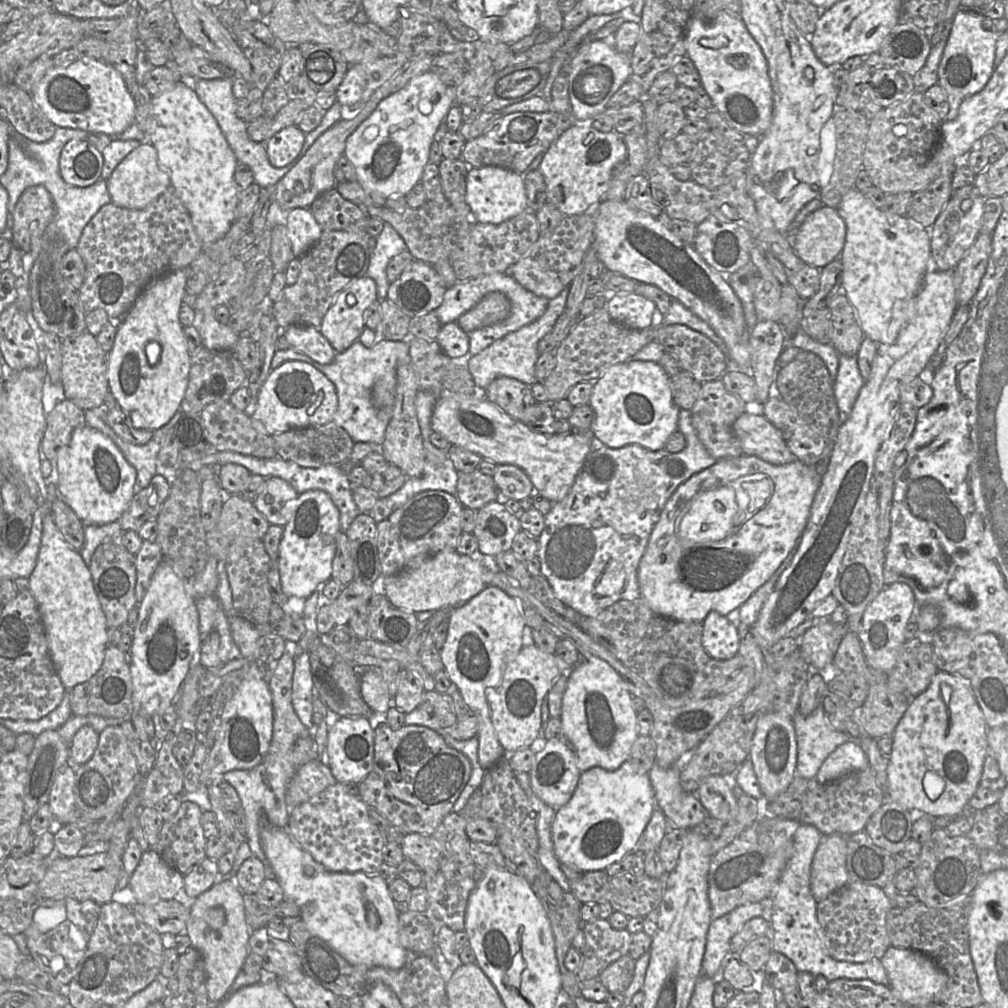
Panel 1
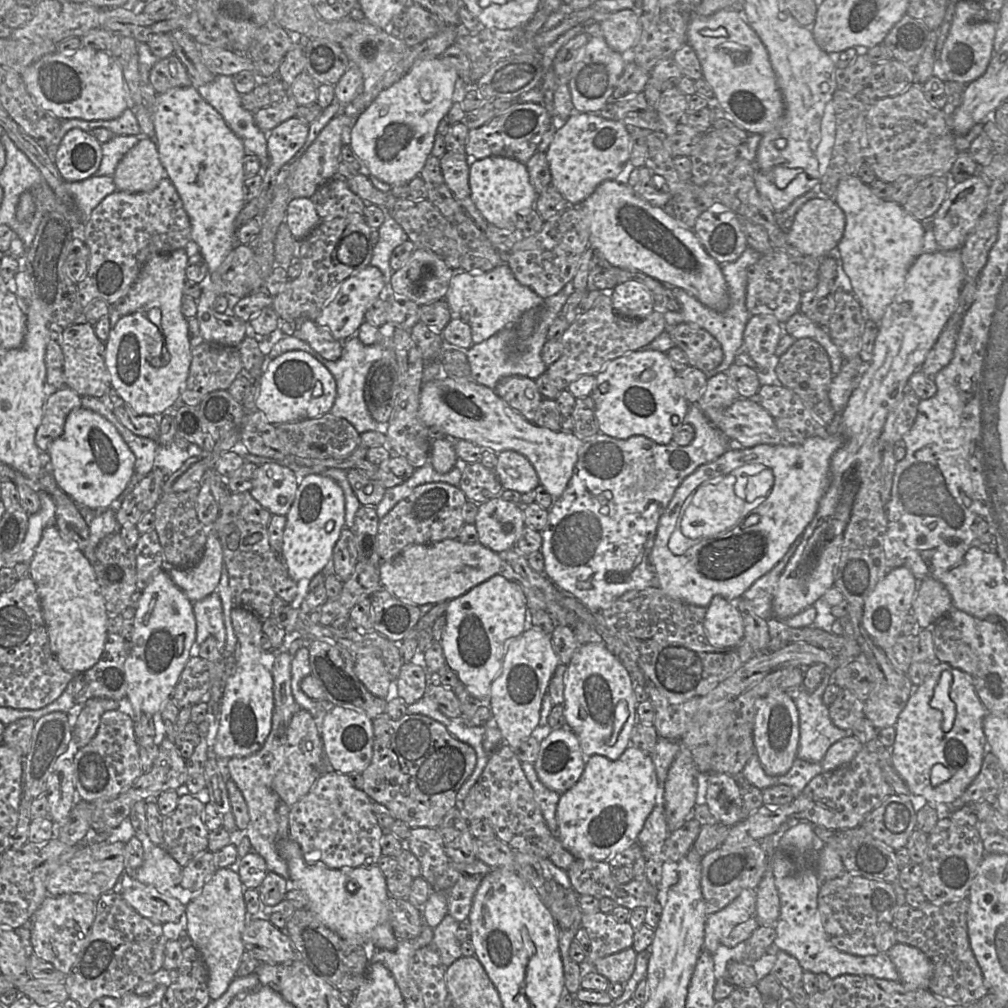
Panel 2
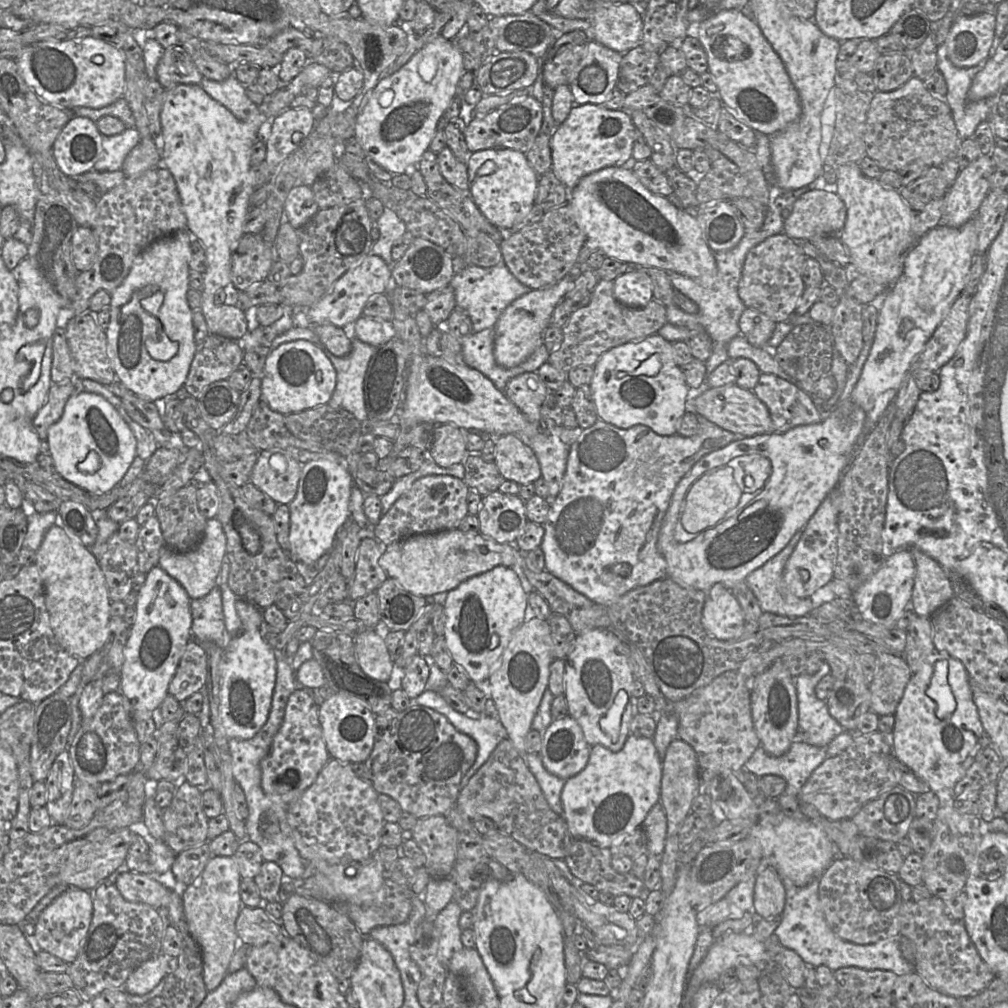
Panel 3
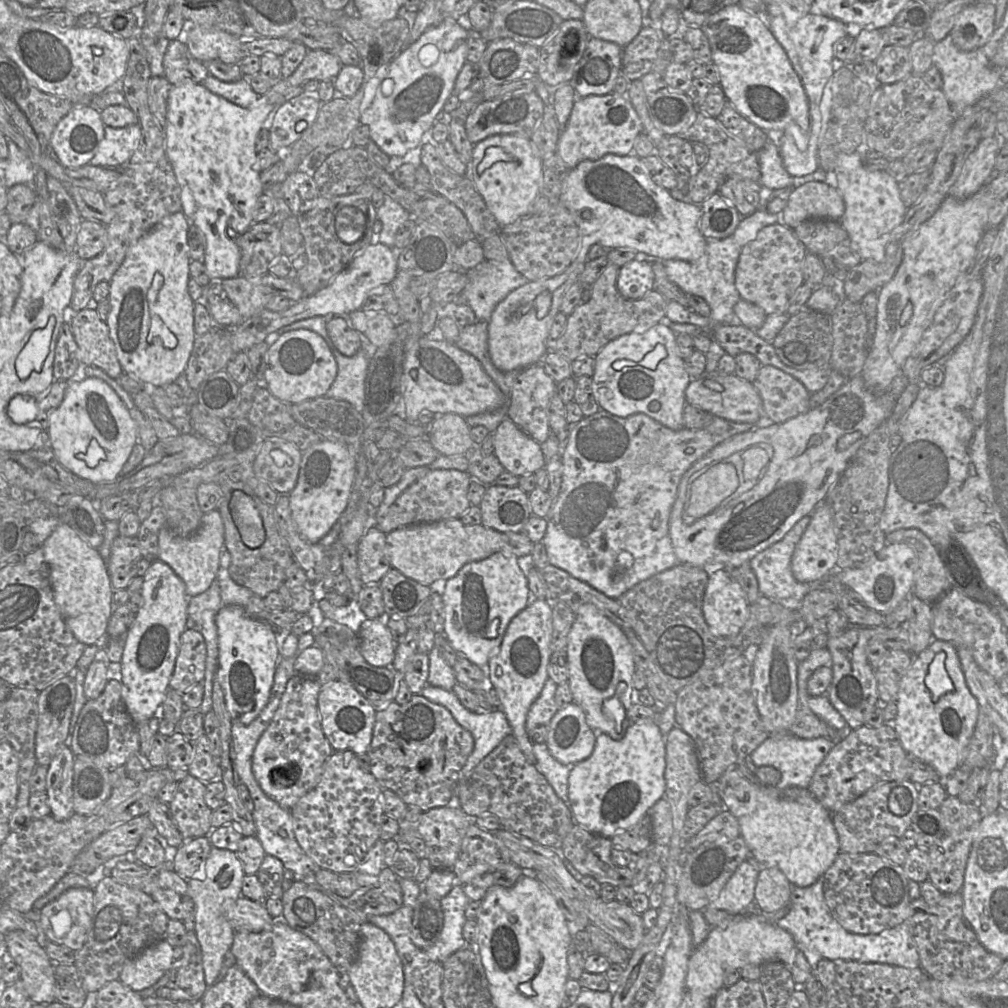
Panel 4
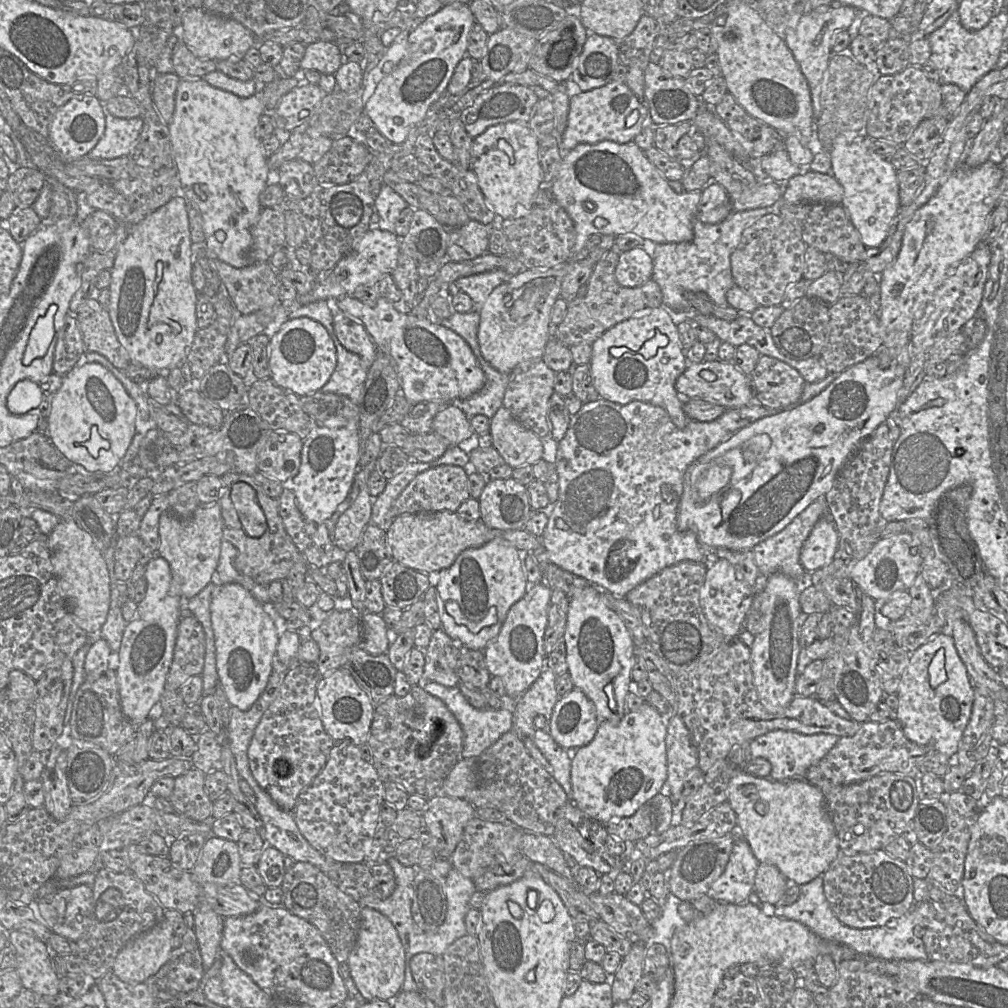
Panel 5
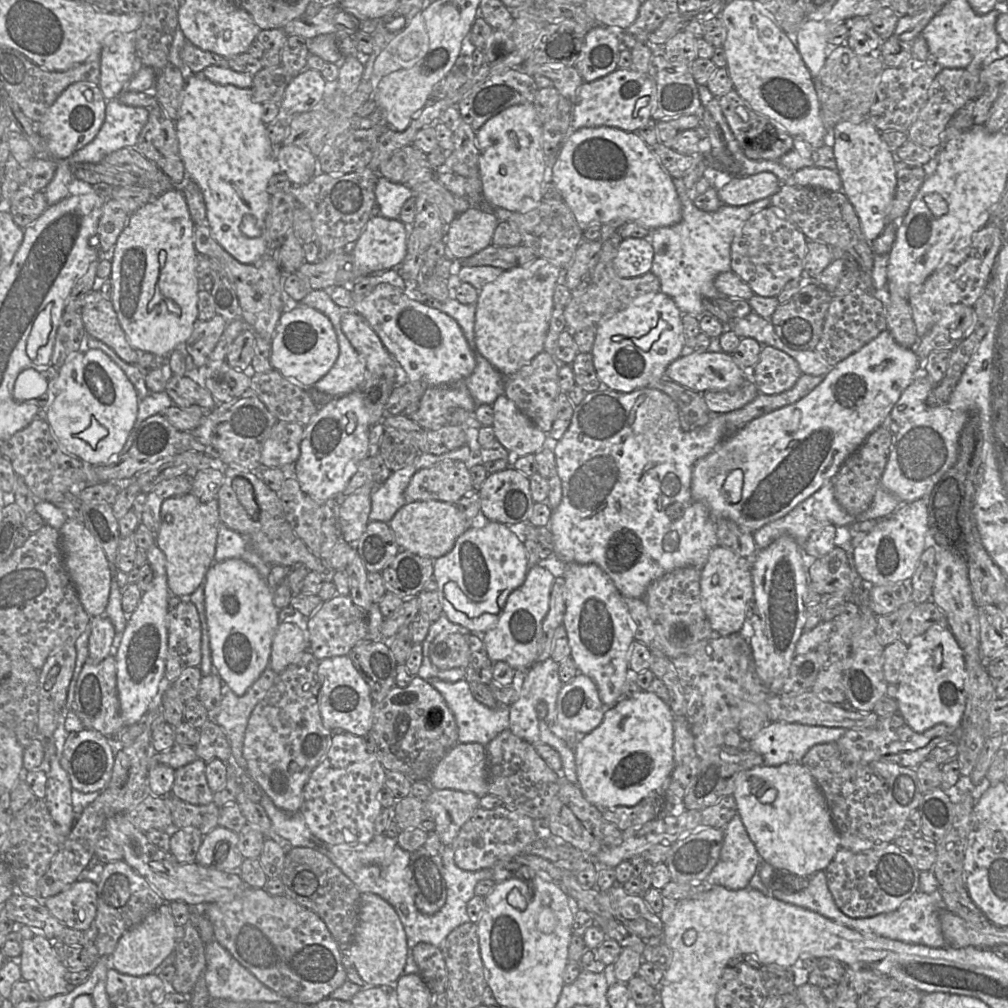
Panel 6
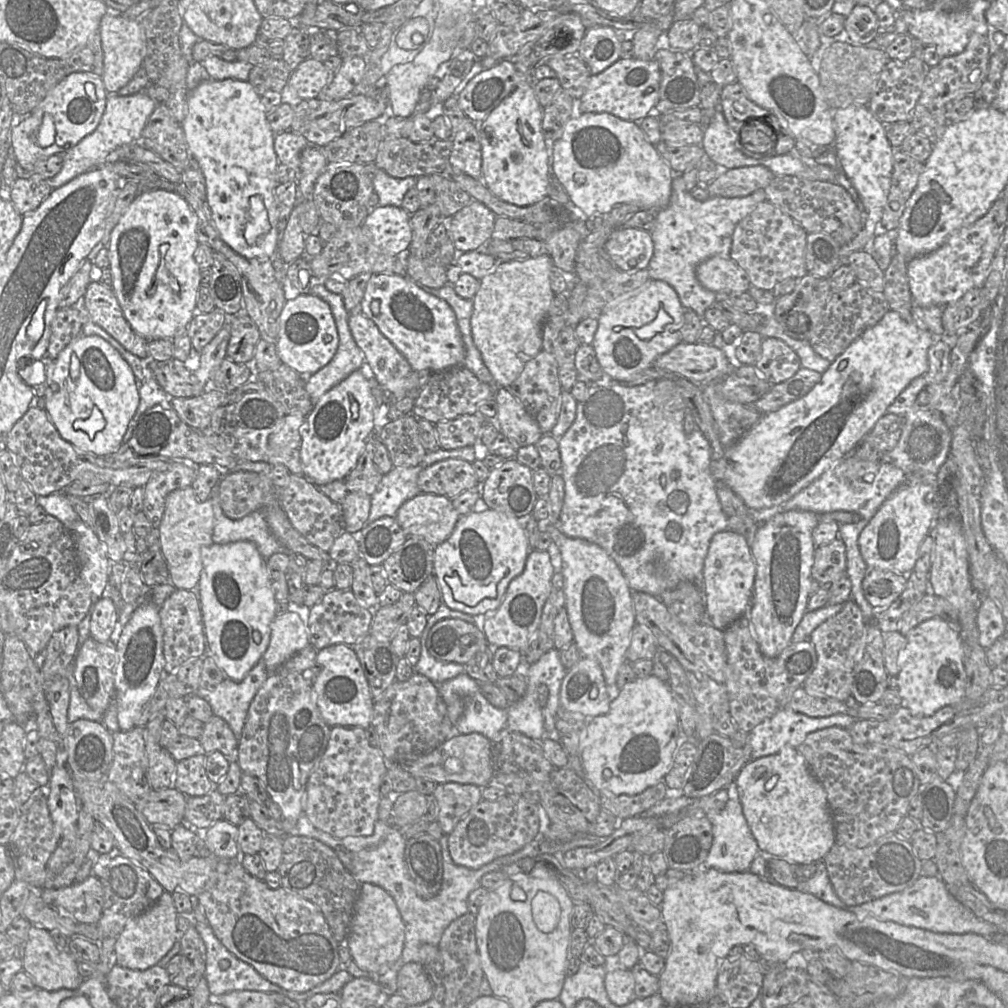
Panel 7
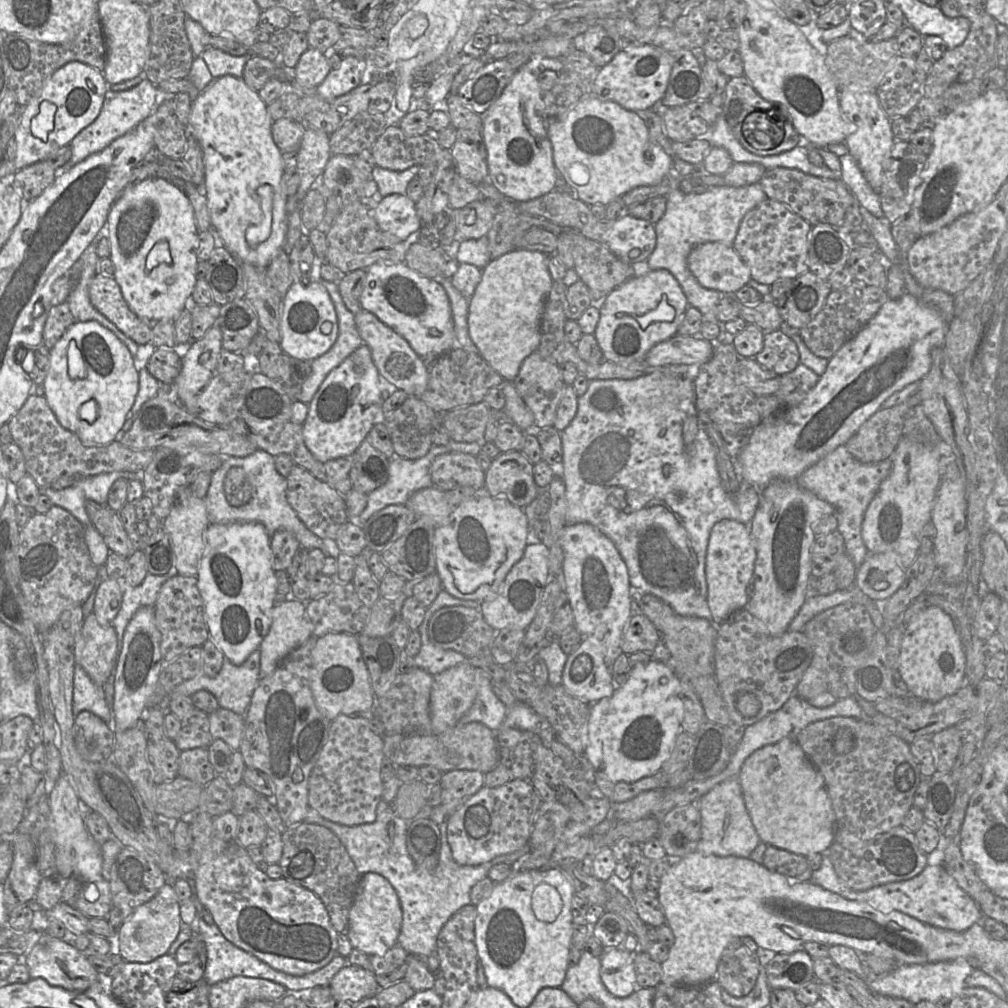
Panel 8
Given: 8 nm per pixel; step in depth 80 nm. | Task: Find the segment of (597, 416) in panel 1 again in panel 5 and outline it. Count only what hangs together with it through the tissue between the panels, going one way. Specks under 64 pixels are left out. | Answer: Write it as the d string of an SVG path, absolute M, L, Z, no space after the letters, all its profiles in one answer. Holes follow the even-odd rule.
M664 305L636 312L632 317L616 324L604 332L592 344L589 362L592 380L600 398L628 404L642 401L663 408L673 424L683 429L690 421L683 410L682 397L676 390L676 380L686 369L686 352L681 346L677 325Z

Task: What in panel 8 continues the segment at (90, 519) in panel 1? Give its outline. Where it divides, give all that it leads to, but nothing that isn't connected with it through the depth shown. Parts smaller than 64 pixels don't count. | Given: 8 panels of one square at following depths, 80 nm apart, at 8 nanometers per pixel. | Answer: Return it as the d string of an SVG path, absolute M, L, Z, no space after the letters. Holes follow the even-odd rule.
M97 321L75 322L49 350L49 370L42 388L61 426L76 434L84 445L100 447L118 439L139 390L139 371L127 346L112 331Z

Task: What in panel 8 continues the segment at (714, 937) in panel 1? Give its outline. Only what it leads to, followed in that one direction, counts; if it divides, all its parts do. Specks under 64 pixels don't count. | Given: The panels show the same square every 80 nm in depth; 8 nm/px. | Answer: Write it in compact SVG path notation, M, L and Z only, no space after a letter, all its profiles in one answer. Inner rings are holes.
M738 777L722 781L698 799L701 816L701 838L697 851L702 855L750 858L760 842L746 809Z

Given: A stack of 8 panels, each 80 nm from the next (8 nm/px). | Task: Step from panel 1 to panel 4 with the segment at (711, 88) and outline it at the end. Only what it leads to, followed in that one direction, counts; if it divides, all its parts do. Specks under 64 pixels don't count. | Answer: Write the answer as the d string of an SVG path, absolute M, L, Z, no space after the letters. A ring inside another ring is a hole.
M735 4L714 13L700 28L709 41L711 59L719 72L719 85L732 106L768 134L782 134L787 127L797 124L808 136L809 104L802 81L768 25L760 17L743 9L740 4Z

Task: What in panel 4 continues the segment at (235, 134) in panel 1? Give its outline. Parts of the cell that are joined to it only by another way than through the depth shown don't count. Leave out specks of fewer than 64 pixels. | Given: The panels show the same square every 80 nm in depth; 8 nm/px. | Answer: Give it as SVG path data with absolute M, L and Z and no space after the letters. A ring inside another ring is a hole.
M209 75L202 84L212 93L242 107L253 108L259 96L253 91L247 79L237 82L224 82Z

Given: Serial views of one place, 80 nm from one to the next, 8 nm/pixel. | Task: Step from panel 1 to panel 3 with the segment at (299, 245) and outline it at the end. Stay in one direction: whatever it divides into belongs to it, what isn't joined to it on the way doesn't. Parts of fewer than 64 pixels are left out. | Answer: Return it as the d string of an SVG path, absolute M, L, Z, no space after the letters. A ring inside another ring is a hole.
M297 185L290 190L285 201L285 214L294 229L304 226L318 210L312 187Z

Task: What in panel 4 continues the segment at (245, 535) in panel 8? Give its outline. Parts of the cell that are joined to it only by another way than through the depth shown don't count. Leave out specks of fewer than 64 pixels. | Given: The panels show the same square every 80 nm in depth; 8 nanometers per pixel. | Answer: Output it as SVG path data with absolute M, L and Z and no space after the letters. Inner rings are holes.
M223 606L216 615L218 631L217 678L232 720L247 725L267 705L274 682L279 651L274 627L248 615L241 606Z

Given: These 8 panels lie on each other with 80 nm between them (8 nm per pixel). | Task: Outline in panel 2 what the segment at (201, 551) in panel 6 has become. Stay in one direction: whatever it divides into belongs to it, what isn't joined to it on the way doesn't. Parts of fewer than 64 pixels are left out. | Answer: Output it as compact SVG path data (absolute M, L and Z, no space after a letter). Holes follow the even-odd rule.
M209 530L204 553L198 564L190 569L170 568L167 573L191 602L197 602L218 590L223 564L222 544L216 532Z

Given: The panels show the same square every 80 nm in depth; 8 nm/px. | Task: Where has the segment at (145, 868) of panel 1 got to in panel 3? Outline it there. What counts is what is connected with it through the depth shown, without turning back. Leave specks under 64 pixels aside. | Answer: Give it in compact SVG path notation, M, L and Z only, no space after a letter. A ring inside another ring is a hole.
M140 821L128 827L135 834L141 836L149 847L150 863L153 866L154 874L162 876L172 874L171 868L174 864L176 854L162 840L156 840L149 833L145 824Z

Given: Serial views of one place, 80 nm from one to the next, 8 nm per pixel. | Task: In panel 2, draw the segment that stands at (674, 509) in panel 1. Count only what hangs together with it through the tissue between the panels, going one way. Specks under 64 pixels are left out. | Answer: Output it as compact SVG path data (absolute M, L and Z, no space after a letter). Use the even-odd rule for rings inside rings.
M831 434L828 437L814 436L799 445L757 445L752 448L733 446L716 460L699 466L687 476L677 487L657 527L650 561L657 574L657 586L667 595L689 604L707 607L712 598L720 595L729 601L736 602L744 597L744 593L764 574L769 572L786 554L793 542L803 534L808 524L814 518L819 502L830 481L830 461L833 454L843 445L841 434Z

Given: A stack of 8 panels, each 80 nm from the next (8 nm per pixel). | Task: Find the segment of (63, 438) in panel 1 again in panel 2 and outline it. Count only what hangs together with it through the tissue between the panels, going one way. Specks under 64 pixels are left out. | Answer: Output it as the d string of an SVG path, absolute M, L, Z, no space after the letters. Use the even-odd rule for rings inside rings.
M68 386L57 389L57 391L46 400L43 407L42 421L37 428L35 436L35 441L40 451L48 451L50 445L63 434L69 413L80 407L82 407L81 396Z

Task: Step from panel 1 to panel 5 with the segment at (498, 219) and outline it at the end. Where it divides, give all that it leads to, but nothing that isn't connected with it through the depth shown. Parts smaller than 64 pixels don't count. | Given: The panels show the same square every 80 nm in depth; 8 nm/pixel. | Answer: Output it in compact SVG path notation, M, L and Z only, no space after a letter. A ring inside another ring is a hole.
M512 121L488 127L473 139L473 164L479 187L486 203L494 214L503 219L519 218L527 215L535 206L535 198L543 181L543 170L539 160L539 140L529 127L529 123Z

